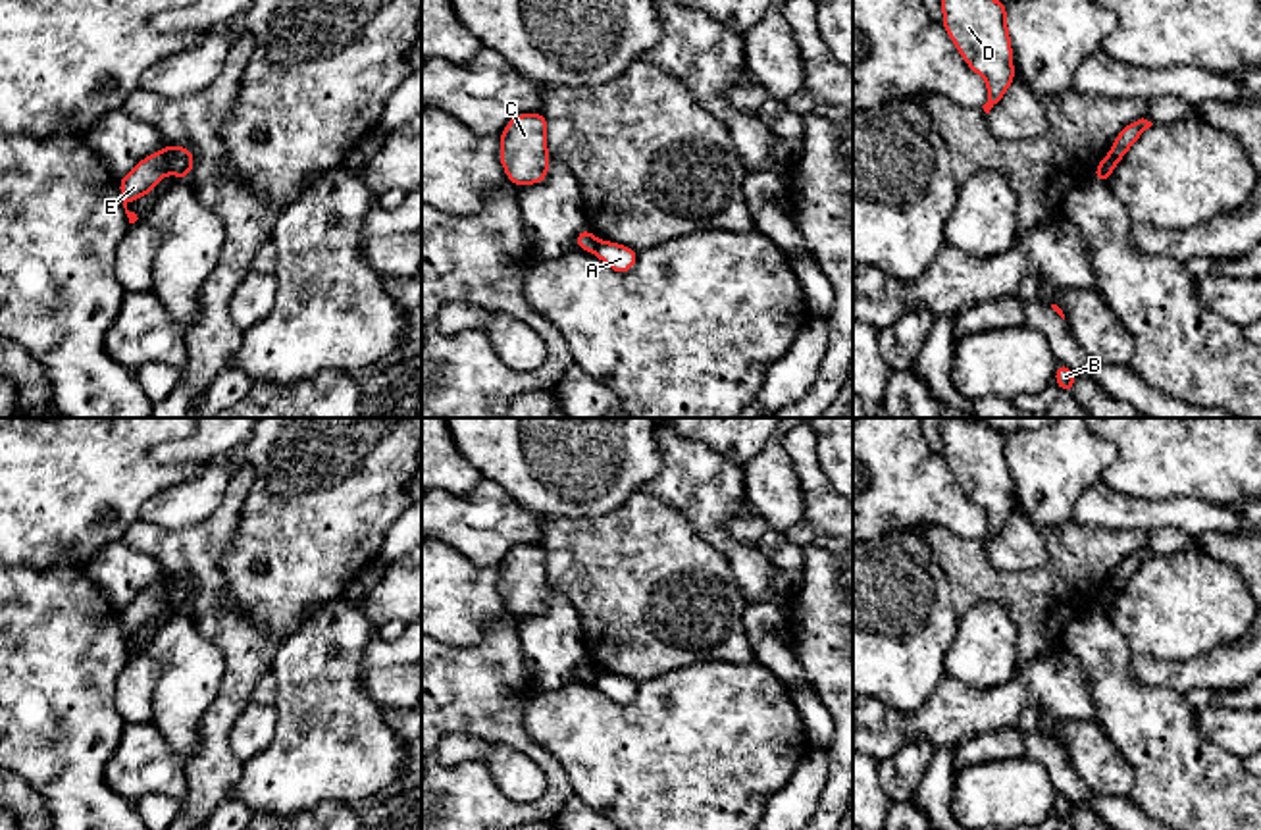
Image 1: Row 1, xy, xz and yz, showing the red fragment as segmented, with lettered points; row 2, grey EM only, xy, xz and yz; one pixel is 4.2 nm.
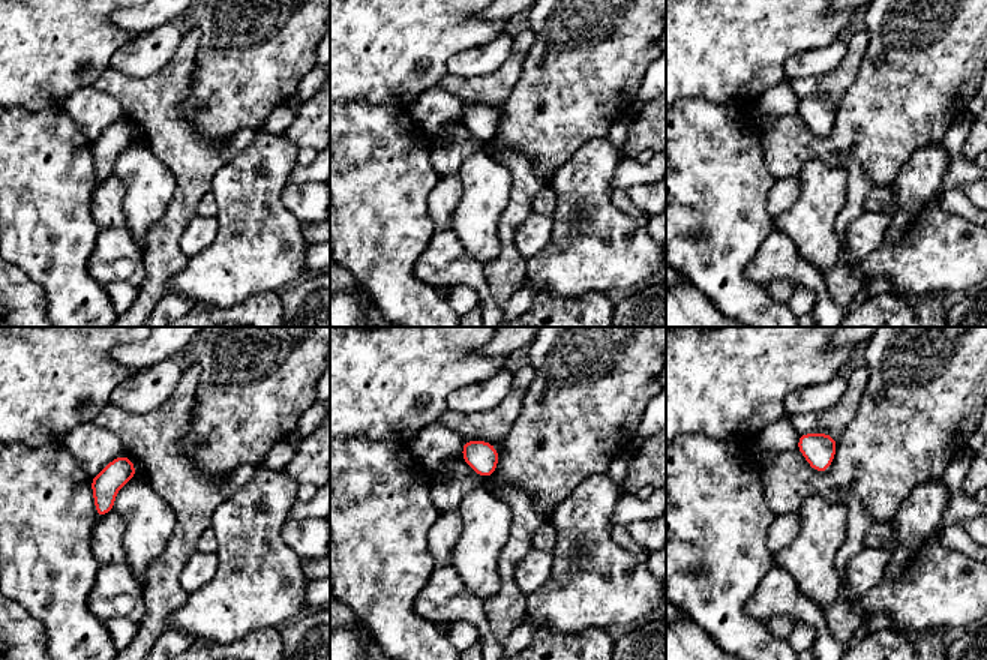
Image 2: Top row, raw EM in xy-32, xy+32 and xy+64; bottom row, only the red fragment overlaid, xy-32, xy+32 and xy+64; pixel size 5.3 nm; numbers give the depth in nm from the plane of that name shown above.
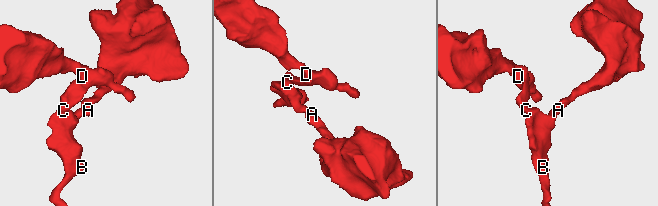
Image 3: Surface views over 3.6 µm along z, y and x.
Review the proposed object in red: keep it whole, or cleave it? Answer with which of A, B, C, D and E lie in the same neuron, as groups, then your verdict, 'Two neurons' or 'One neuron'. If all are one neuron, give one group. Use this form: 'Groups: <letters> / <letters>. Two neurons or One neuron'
Groups: A / B C D E. Two neurons

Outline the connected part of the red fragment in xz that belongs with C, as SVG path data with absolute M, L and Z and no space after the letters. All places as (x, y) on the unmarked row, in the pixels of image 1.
M520 545L501 562L499 589L510 614L526 618L547 610L547 555L545 545Z

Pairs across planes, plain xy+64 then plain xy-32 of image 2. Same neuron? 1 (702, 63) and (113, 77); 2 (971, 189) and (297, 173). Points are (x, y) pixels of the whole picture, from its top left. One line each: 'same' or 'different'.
1: different
2: different

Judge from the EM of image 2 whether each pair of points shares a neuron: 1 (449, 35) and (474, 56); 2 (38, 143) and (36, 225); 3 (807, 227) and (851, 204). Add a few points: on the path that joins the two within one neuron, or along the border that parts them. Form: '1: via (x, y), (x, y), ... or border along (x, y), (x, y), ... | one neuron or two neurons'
1: border along (498, 35), (458, 51), (447, 62), (447, 72) | two neurons
2: via (38, 164), (38, 204) | one neuron
3: border along (848, 173), (846, 201), (836, 219), (840, 242) | two neurons

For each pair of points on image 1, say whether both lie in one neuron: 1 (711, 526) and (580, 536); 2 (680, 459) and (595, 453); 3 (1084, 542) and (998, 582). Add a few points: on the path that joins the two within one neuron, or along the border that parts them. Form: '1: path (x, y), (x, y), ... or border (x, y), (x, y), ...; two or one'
1: border (659, 499), (670, 505), (726, 559); two
2: border (657, 438), (661, 466), (640, 488); two
3: path (1063, 563), (1044, 582), (1019, 582); one

